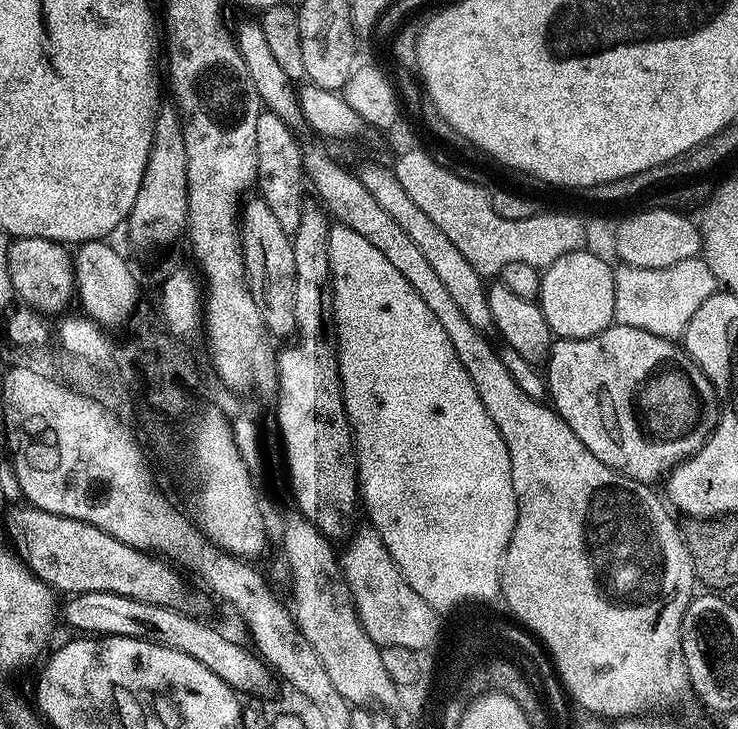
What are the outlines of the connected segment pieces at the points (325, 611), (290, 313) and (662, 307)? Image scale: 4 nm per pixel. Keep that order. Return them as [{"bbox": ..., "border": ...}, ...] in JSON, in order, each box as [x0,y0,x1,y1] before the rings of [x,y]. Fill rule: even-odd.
[{"bbox":[284,514,401,708],"border":[[[296,514],[285,519],[284,522],[284,556],[288,559],[288,566],[292,570],[292,592],[293,600],[296,602],[294,608],[294,619],[296,625],[306,634],[306,642],[314,646],[314,651],[318,658],[322,658],[322,666],[326,666],[326,674],[330,674],[330,682],[334,682],[334,687],[338,689],[338,694],[346,698],[349,704],[375,706],[380,708],[396,708],[400,704],[401,689],[386,674],[382,667],[381,645],[376,644],[366,634],[362,622],[358,618],[356,603],[352,597],[350,586],[344,580],[344,569],[338,559],[338,552],[335,552],[333,543],[328,537],[321,535],[315,526],[305,520],[303,516]]]},{"bbox":[238,194,296,337],"border":[[[252,194],[238,208],[240,250],[244,276],[248,279],[248,293],[258,302],[264,324],[273,337],[284,336],[296,327],[292,291],[294,290],[294,250],[290,233],[282,230],[282,222],[274,218],[270,206],[259,194]]]},{"bbox":[614,258,718,341],"border":[[[702,258],[678,262],[665,268],[639,268],[625,263],[619,267],[614,271],[615,323],[658,334],[658,338],[675,341],[683,337],[698,306],[702,306],[706,298],[718,291],[714,270],[710,270]]]}]

